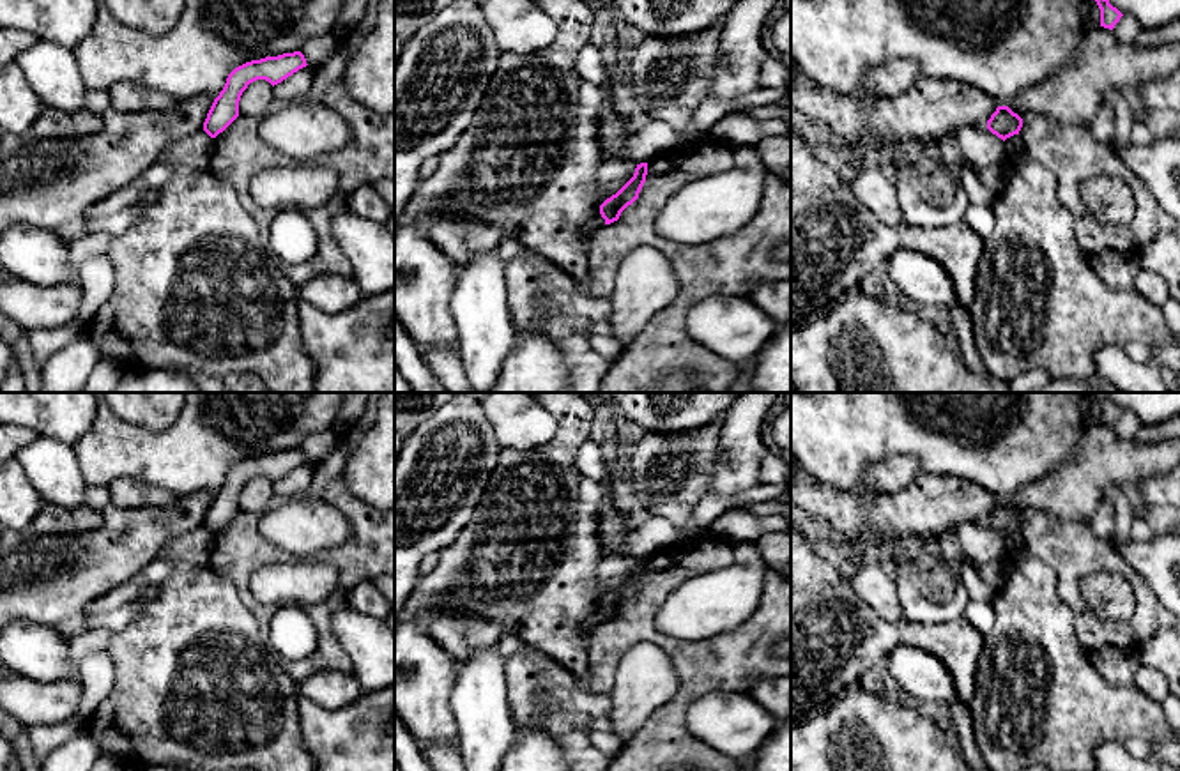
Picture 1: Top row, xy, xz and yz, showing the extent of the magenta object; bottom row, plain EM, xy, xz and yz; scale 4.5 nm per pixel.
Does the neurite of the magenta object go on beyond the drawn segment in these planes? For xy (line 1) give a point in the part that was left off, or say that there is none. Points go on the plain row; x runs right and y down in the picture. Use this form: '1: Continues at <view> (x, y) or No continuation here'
1: No continuation here

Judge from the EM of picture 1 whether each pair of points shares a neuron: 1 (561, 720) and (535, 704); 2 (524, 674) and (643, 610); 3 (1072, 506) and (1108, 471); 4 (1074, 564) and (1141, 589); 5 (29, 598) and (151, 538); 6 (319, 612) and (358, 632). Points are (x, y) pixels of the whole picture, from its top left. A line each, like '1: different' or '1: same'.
1: same
2: different
3: same
4: same
5: same
6: different

